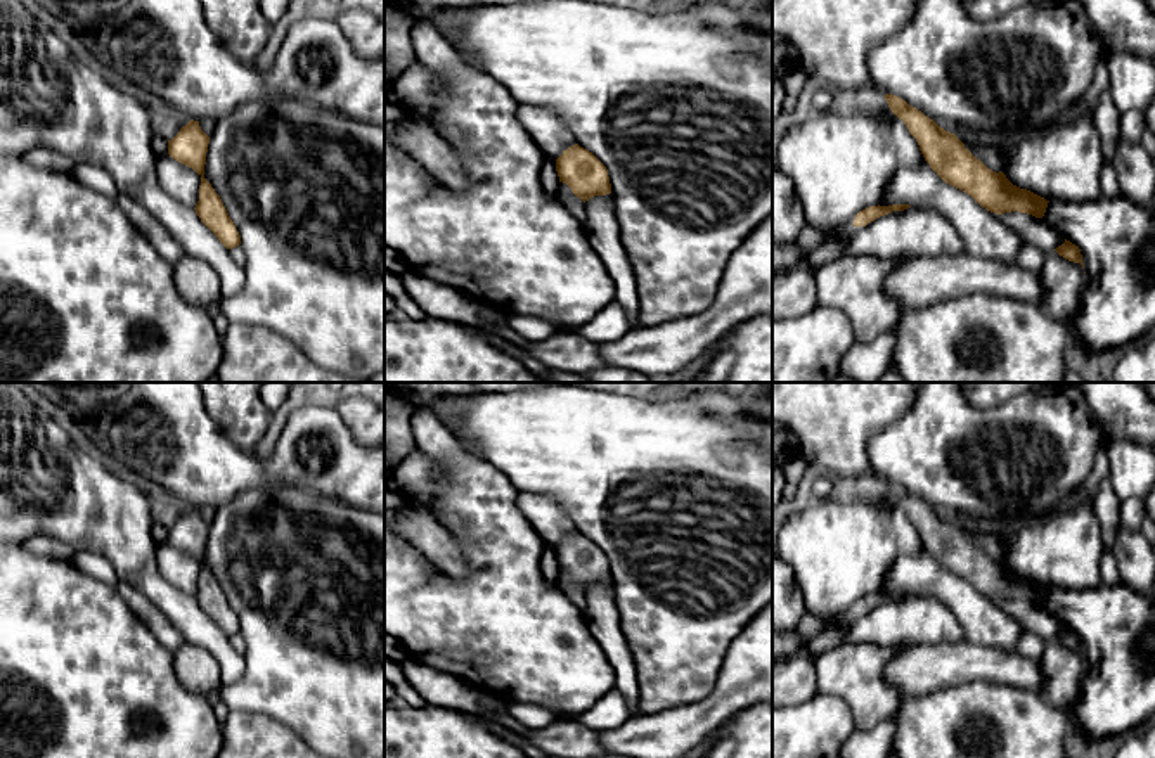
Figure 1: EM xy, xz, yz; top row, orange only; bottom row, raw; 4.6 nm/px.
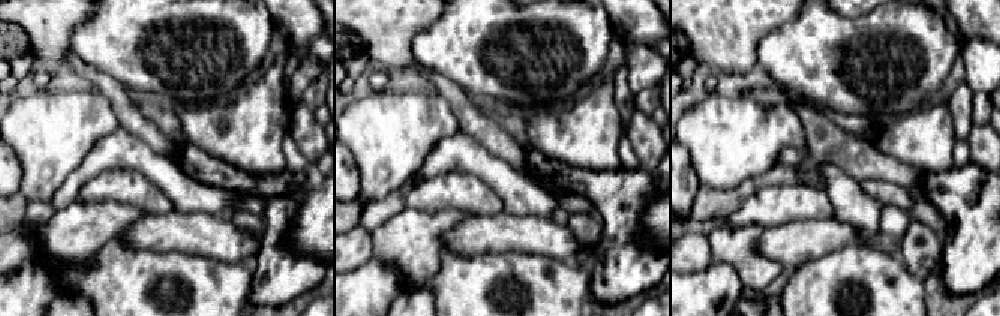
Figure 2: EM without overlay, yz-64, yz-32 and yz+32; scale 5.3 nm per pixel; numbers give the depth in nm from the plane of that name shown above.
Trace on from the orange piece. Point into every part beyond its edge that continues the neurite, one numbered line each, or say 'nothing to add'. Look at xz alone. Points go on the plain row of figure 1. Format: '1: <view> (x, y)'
nothing to add

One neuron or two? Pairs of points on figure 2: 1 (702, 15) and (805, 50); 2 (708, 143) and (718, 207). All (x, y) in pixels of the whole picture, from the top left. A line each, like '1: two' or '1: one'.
1: two
2: two

